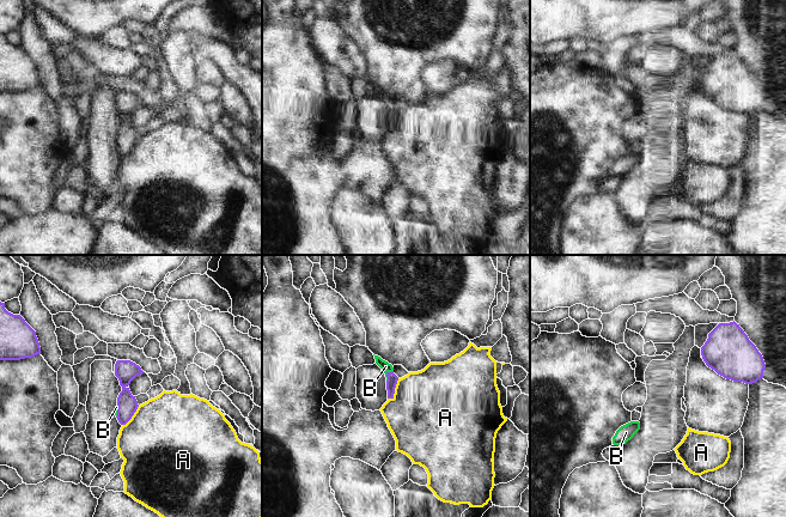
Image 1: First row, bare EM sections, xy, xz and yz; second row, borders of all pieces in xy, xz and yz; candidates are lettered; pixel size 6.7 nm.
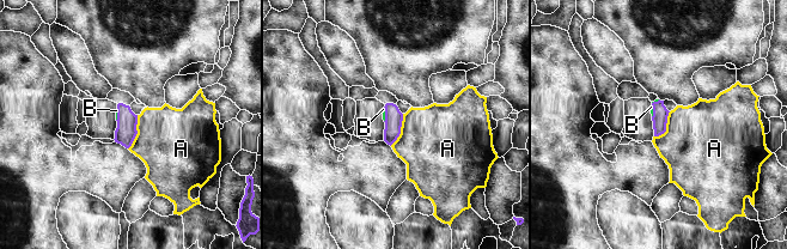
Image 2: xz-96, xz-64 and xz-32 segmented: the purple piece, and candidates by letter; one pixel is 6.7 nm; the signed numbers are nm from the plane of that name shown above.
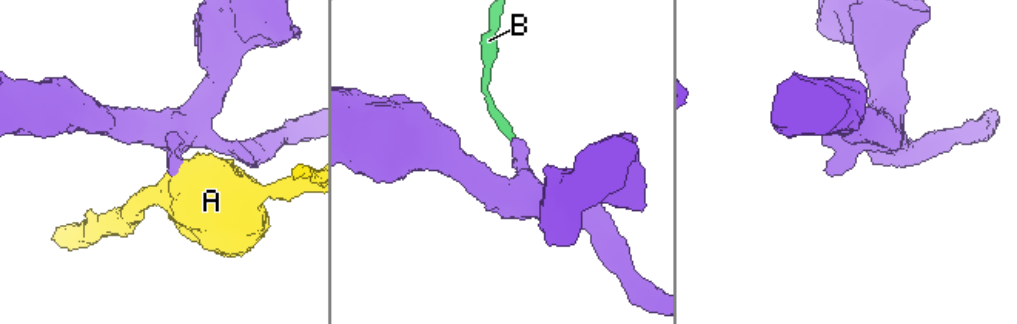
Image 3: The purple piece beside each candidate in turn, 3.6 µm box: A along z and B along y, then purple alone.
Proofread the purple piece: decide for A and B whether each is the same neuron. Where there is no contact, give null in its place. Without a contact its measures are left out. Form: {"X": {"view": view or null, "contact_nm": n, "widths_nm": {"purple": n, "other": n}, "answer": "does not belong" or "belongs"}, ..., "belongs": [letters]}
{"A": {"view": "xz", "contact_nm": 160, "widths_nm": {"purple": 70, "other": 480}, "answer": "does not belong"}, "B": {"view": "xz", "contact_nm": 90, "widths_nm": {"purple": 70, "other": 70}, "answer": "belongs"}, "belongs": ["B"]}

